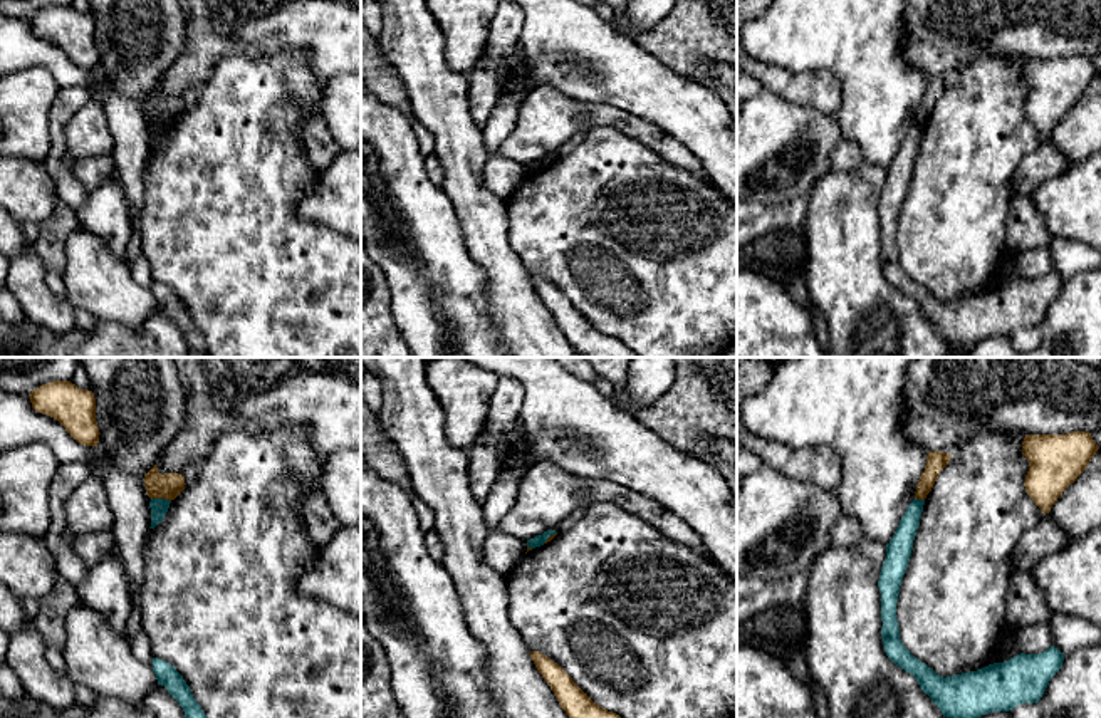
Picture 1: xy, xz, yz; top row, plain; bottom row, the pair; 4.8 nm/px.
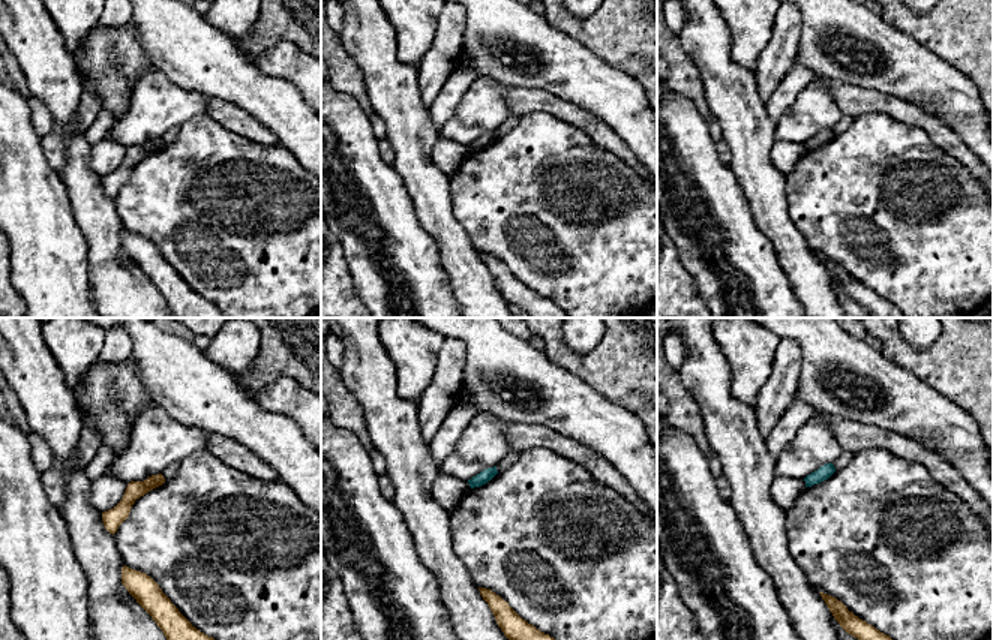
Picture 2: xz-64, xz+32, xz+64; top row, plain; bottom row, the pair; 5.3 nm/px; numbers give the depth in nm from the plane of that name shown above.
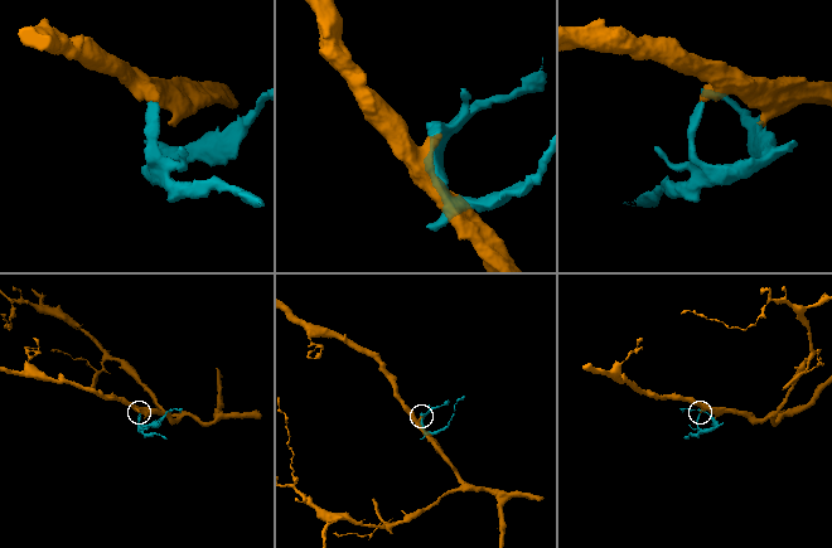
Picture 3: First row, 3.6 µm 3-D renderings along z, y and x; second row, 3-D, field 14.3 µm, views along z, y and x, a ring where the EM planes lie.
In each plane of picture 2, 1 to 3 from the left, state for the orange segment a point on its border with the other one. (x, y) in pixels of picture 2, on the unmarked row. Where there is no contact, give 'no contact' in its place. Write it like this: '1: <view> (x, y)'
1: no contact
2: no contact
3: no contact

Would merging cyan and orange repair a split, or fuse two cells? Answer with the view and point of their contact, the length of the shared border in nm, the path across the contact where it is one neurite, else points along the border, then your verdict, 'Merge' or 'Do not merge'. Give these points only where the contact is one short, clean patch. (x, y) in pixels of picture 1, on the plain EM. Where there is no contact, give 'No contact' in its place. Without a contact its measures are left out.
Touches cyan at xy (161, 123). Shared border 100 nm. Boundary: xy (151, 121), (161, 121), (170, 126). Do not merge

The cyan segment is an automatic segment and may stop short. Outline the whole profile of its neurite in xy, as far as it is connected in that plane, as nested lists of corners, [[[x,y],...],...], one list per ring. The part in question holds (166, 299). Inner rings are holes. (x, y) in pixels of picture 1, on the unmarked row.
[[[153,282],[153,295],[156,299],[158,309],[164,310],[168,317],[180,327],[185,336],[185,342],[193,352],[205,352],[206,341],[201,330],[191,319],[190,310],[183,300],[170,287]]]

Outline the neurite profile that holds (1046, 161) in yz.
[[[1044,139],[1041,146],[1017,166],[1012,181],[1014,196],[1031,195],[1037,185],[1064,173],[1071,164],[1061,151]]]

